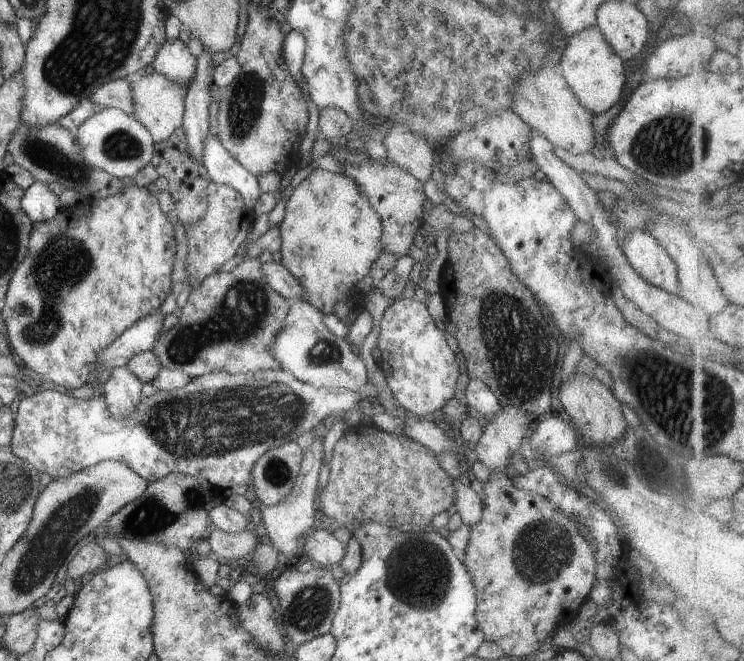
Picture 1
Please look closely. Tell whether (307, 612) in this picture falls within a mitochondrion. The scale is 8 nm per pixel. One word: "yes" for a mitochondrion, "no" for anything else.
yes

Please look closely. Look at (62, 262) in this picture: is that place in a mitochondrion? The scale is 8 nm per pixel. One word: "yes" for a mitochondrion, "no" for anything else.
yes

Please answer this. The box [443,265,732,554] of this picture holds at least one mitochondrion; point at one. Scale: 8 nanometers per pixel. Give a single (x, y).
(517, 349)

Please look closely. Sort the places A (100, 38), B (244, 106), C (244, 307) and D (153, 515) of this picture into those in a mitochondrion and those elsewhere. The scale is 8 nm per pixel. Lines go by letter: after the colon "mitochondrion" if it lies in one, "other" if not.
A: mitochondrion
B: mitochondrion
C: mitochondrion
D: mitochondrion

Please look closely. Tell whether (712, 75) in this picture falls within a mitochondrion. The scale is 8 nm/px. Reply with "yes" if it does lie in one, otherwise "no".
no

